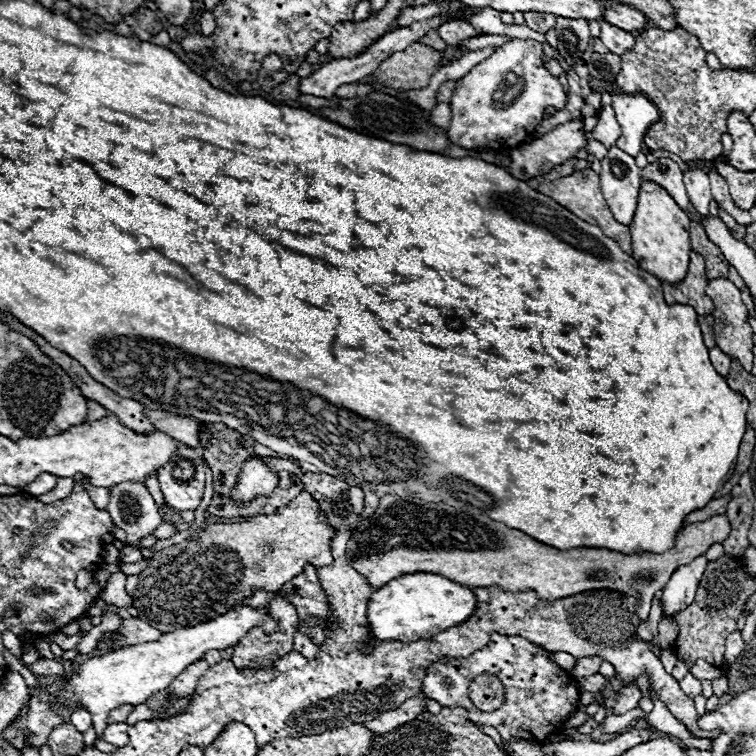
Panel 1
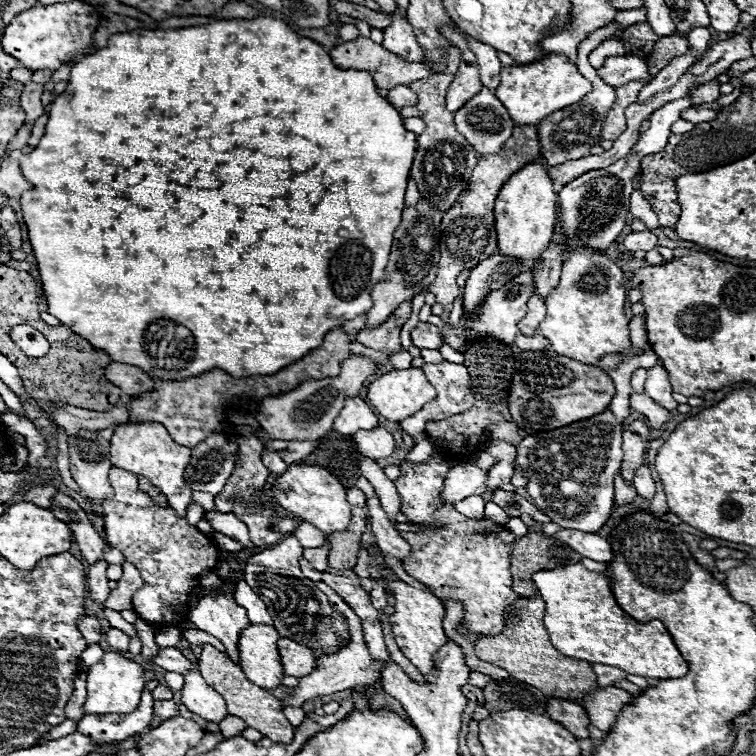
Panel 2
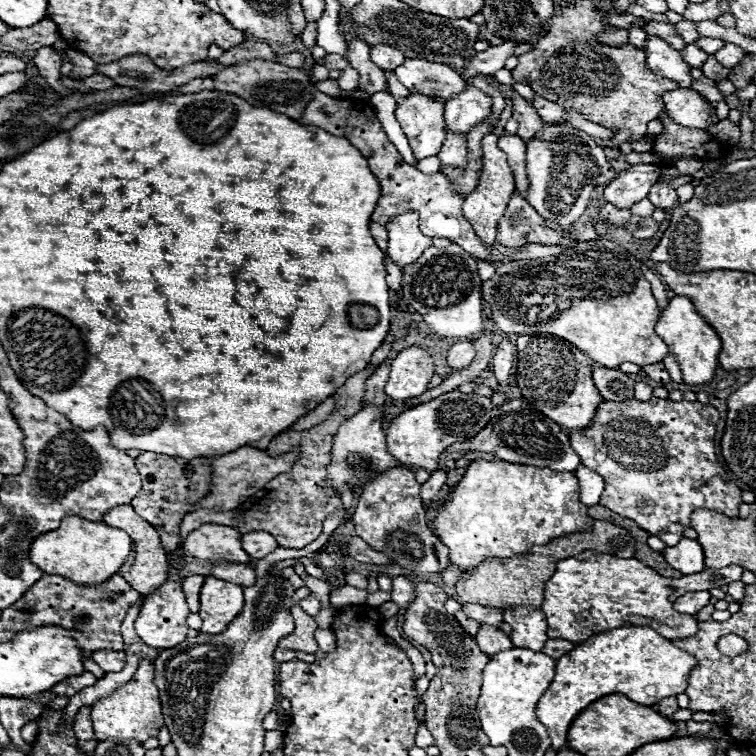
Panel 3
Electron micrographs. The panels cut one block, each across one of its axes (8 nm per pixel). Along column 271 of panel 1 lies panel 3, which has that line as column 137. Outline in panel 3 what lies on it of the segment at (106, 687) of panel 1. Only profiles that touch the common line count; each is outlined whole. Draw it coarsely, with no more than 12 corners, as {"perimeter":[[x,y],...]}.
{"perimeter":[[168,580],[144,598],[136,632],[156,650],[186,640],[188,604]]}

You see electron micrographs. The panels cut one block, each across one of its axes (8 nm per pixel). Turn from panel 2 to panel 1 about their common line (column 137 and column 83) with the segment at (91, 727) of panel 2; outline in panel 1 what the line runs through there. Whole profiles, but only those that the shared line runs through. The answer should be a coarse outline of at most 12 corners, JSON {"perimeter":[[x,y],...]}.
{"perimeter":[[88,710],[72,712],[70,724],[84,734],[92,728],[92,716]]}

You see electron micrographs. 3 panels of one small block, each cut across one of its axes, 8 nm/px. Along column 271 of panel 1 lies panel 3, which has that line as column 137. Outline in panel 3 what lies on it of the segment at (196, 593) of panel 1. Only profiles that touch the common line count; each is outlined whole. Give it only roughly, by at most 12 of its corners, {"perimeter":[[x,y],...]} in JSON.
{"perimeter":[[132,506],[104,524],[126,530],[132,550],[120,568],[134,590],[150,596],[168,580],[168,554],[152,524]]}

